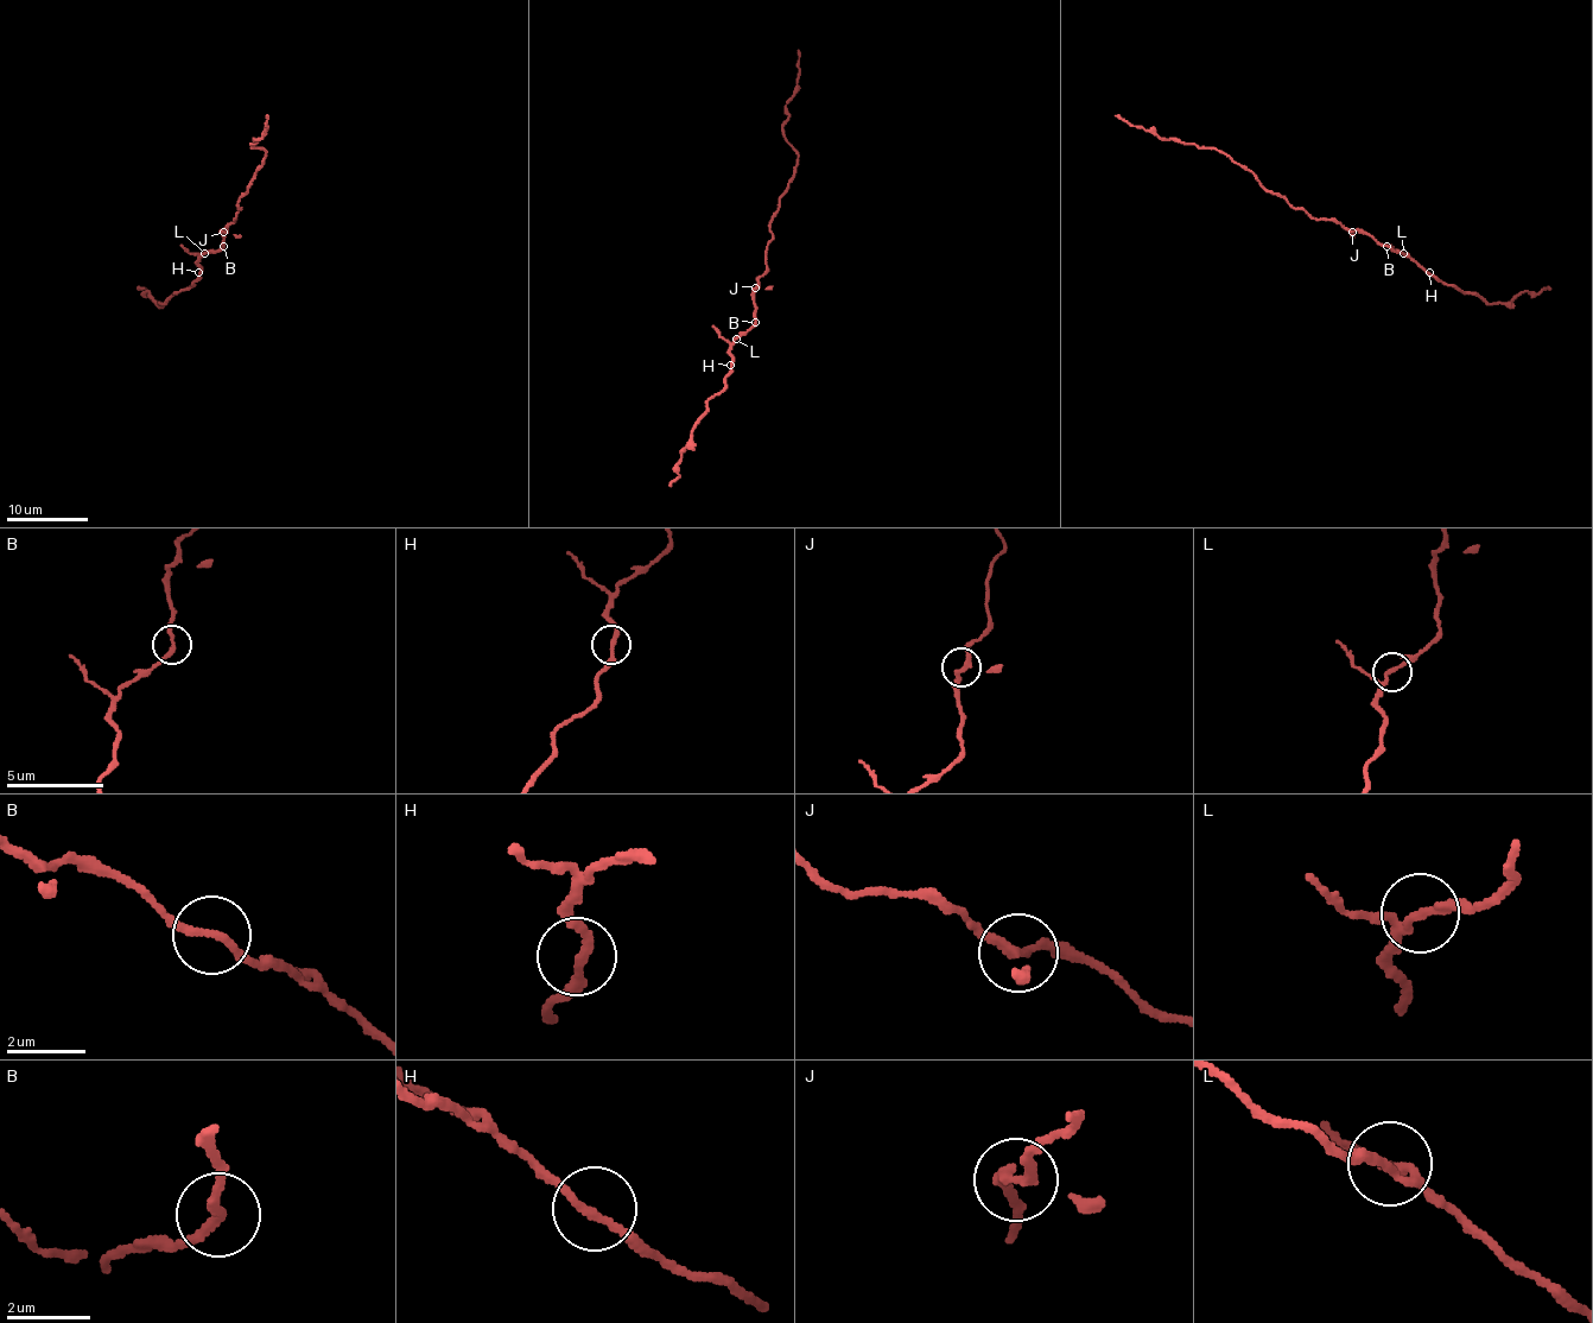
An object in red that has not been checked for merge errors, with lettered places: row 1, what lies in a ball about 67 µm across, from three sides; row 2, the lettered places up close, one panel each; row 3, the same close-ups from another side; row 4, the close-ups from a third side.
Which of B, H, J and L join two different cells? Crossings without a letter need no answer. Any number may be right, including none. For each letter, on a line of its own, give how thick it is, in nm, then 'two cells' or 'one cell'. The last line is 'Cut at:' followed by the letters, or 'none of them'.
B: calibre 200 nm; one cell
H: calibre 200 nm; one cell
J: calibre 200 nm; one cell
L: calibre 170 nm; one cell
Cut at: none of them

